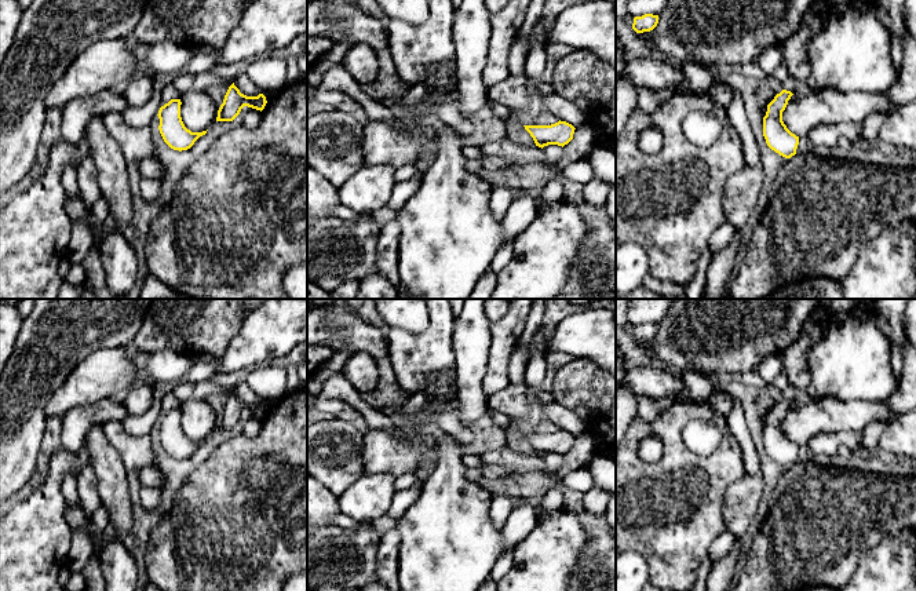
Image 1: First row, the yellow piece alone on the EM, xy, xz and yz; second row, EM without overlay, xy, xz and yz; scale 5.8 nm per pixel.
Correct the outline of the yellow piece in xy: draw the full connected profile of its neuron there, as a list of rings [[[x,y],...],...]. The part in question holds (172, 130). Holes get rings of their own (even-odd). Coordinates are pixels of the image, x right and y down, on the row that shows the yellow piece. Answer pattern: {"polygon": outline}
{"polygon": [[[171,99],[168,103],[160,107],[158,118],[160,118],[160,134],[164,142],[174,150],[187,150],[194,142],[207,134],[202,132],[191,132],[187,129],[180,117],[180,99]]]}

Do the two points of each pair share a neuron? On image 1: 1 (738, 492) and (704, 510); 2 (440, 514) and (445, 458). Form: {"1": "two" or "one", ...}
{"1": "two", "2": "one"}

